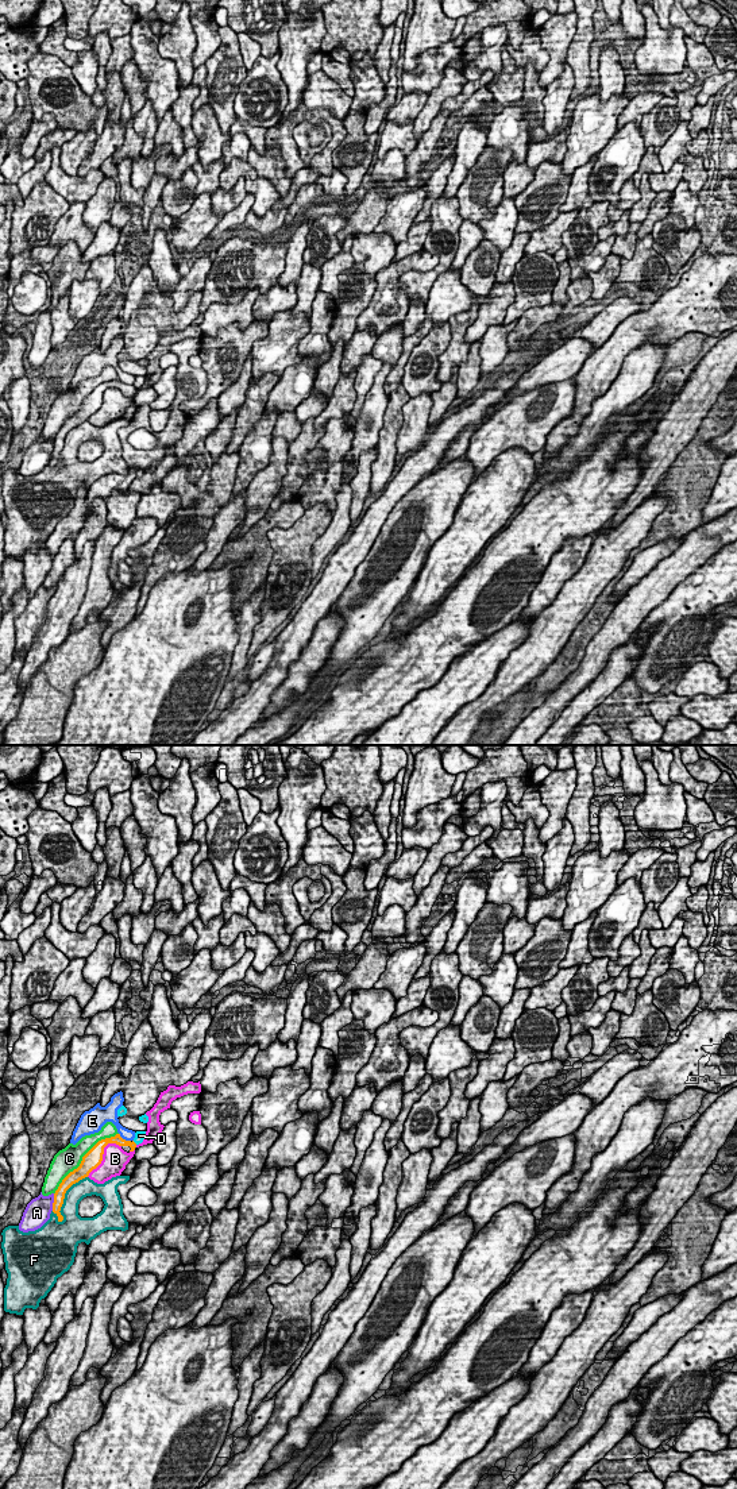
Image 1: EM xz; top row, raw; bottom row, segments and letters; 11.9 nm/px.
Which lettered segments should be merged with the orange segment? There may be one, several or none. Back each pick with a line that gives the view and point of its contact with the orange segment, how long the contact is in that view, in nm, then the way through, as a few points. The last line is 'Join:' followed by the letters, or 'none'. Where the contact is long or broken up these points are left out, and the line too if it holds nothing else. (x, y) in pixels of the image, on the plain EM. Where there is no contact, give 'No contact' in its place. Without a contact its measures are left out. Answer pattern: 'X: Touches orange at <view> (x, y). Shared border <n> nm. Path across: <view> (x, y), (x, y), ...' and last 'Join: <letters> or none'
Join: none

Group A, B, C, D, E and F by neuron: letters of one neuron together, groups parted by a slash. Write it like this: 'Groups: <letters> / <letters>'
Groups: A / B / C / D / E / F

